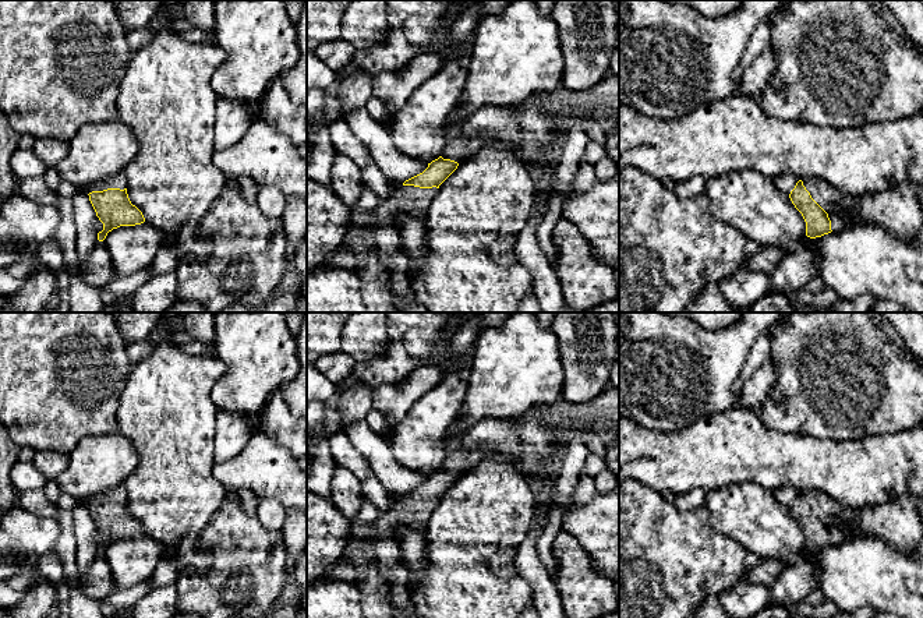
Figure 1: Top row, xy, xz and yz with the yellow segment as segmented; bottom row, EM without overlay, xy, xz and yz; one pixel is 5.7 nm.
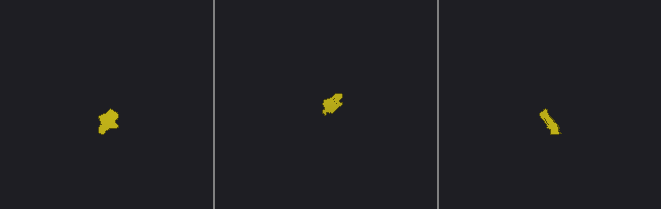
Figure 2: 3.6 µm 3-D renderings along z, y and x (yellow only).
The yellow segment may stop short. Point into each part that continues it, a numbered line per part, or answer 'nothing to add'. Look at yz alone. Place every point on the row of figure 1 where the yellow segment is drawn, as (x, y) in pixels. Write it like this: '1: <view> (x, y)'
1: yz (826, 196)

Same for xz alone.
1: xz (460, 149)
2: xz (405, 200)

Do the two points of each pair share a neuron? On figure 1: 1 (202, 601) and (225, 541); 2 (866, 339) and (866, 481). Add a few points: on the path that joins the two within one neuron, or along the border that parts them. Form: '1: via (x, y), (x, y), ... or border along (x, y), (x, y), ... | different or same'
1: via (218, 586), (225, 579), (225, 557) | same
2: border along (898, 431), (834, 440) | different

